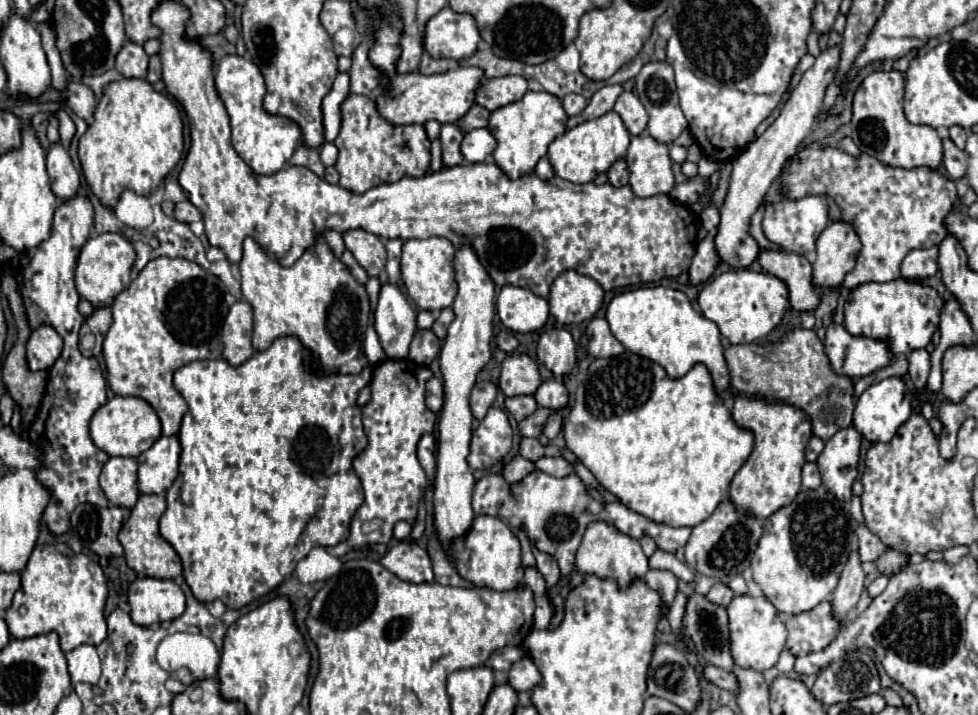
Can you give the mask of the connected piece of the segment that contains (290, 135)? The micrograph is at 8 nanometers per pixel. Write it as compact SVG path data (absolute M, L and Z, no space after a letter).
M237 54L225 56L217 66L215 86L231 118L233 148L241 156L241 160L259 176L271 176L285 168L299 146L301 130L293 120L283 116L271 116L263 110L265 80L259 68L251 60L245 60Z

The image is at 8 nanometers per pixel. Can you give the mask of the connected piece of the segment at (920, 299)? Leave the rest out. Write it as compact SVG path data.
M905 278L885 284L869 282L861 284L849 294L845 306L845 328L853 336L883 340L893 352L893 356L909 354L917 348L925 348L931 342L933 332L939 328L941 308L943 298L931 286Z

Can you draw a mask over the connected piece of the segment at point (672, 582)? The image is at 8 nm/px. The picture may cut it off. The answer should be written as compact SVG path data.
M649 570L645 574L645 584L649 588L653 588L655 592L659 592L661 596L661 610L663 610L663 616L667 616L679 588L677 588L677 578L673 576L673 572L667 572L667 570Z

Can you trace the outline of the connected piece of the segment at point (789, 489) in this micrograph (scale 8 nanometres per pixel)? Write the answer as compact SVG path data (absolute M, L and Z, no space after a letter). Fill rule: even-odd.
M735 394L731 414L737 426L753 432L755 446L749 460L731 482L729 500L735 504L737 512L745 512L757 520L767 520L773 512L777 512L777 508L795 500L801 488L801 468L805 464L805 446L811 438L811 420L803 410L793 406L749 400L739 394Z

